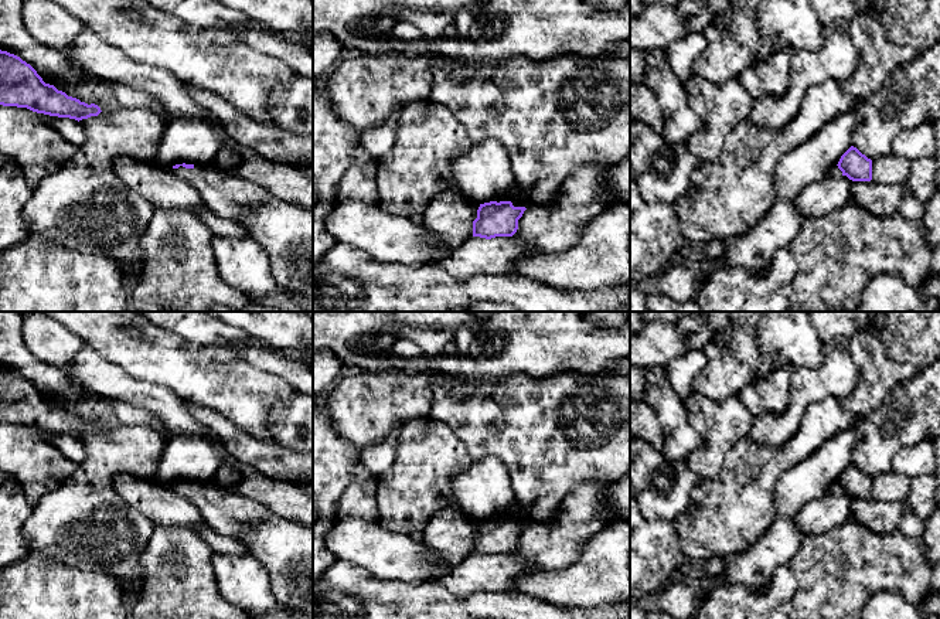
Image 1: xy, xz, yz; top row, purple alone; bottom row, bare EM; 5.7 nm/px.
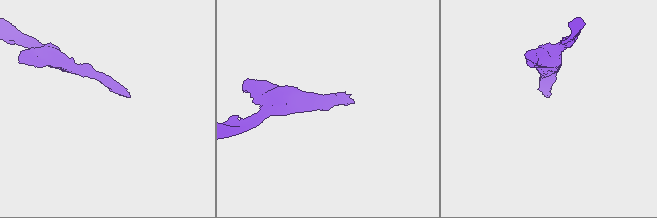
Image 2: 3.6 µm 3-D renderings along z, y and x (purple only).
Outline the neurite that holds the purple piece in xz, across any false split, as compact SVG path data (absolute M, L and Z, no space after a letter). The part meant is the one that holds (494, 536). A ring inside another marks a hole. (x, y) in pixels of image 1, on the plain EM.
M515 500L514 513L501 513L480 521L477 535L473 538L473 554L486 557L512 554L518 547L518 537L532 521L532 516Z

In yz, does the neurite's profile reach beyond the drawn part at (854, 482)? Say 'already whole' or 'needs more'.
needs more

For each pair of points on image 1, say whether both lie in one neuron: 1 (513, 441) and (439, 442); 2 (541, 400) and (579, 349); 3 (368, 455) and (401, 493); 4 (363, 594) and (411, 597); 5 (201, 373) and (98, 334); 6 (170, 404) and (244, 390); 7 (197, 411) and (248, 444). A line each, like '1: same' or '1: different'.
1: different
2: different
3: different
4: same
5: same
6: different
7: same

